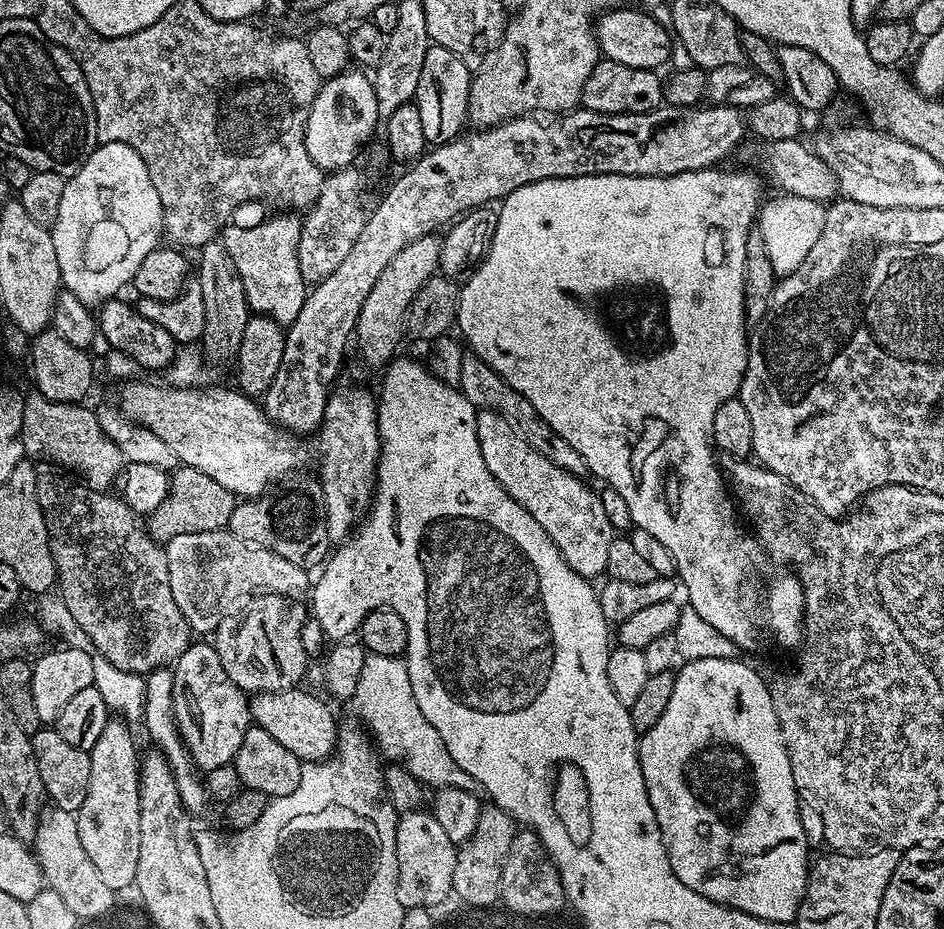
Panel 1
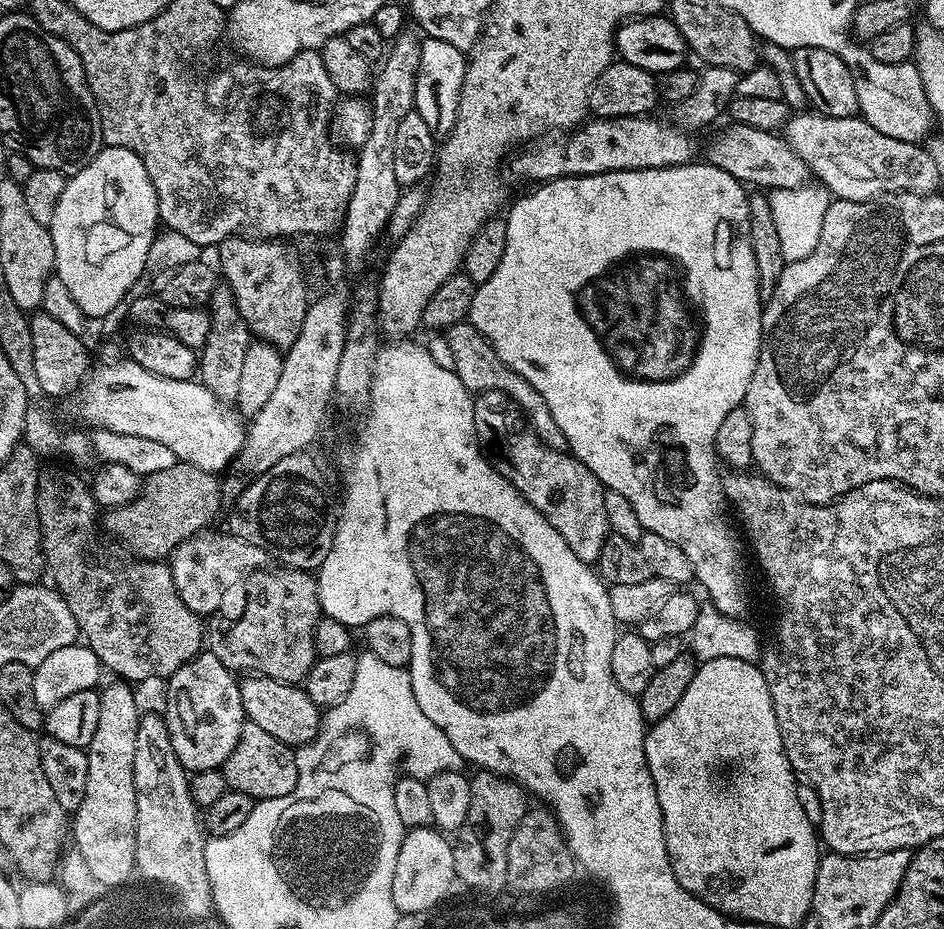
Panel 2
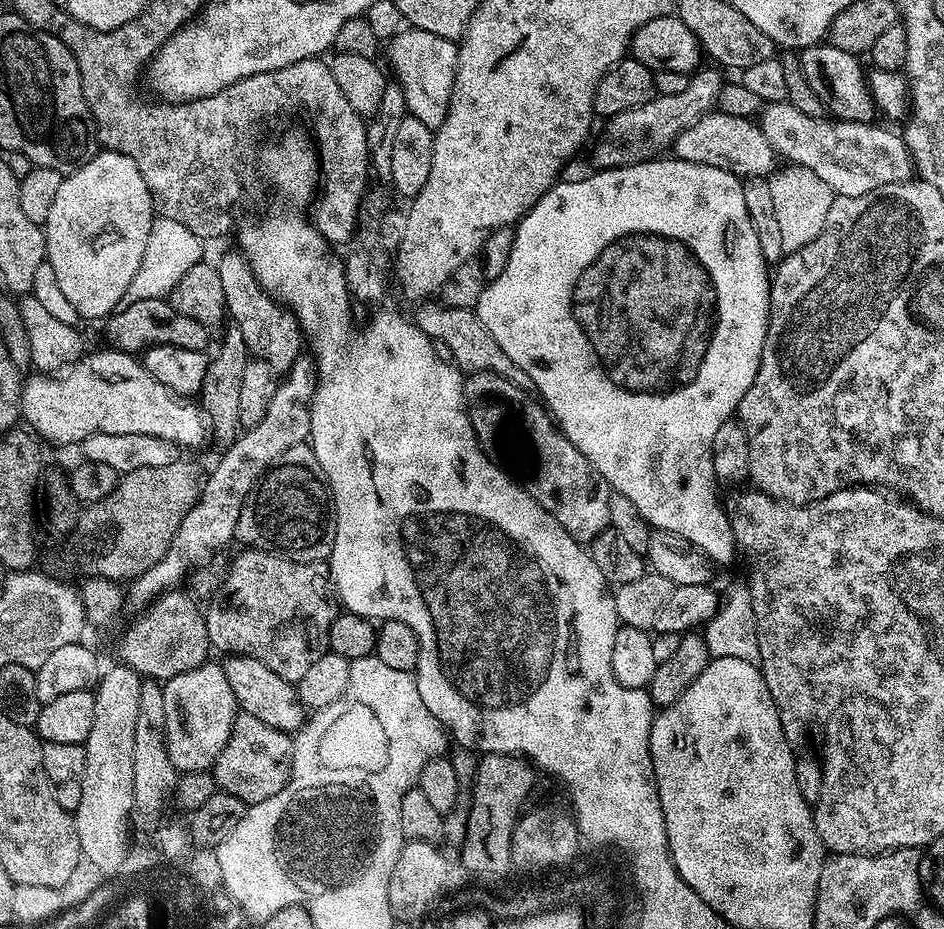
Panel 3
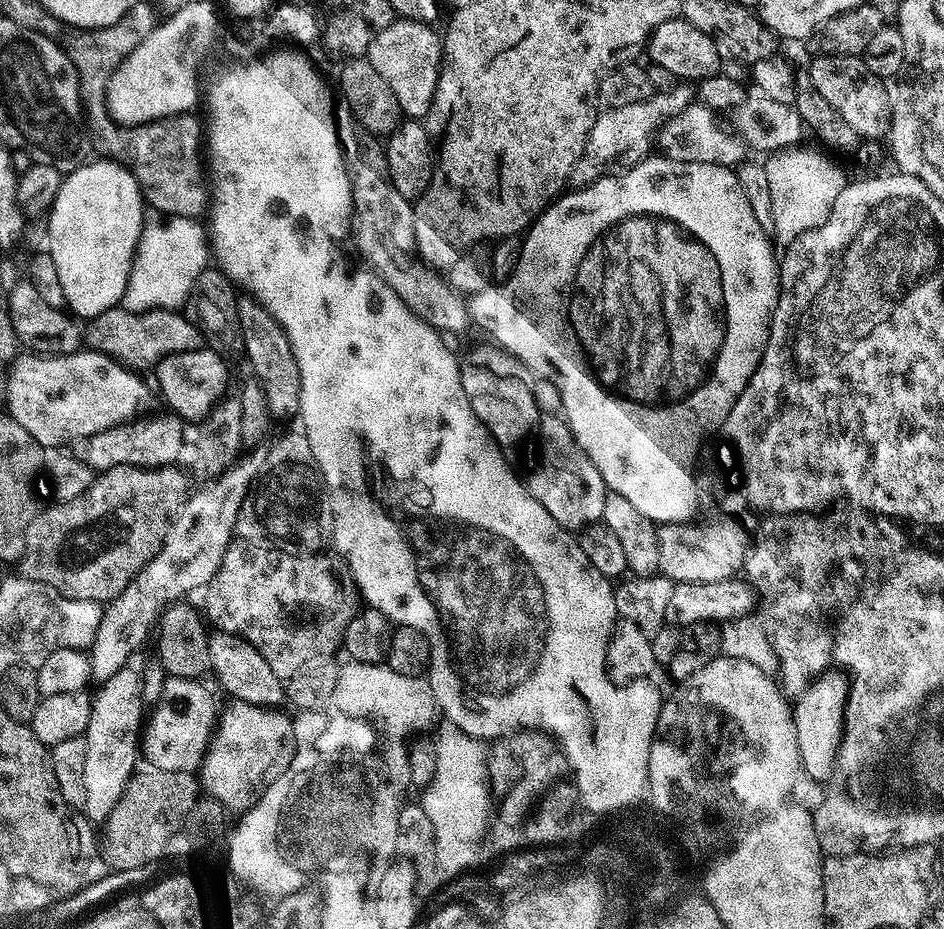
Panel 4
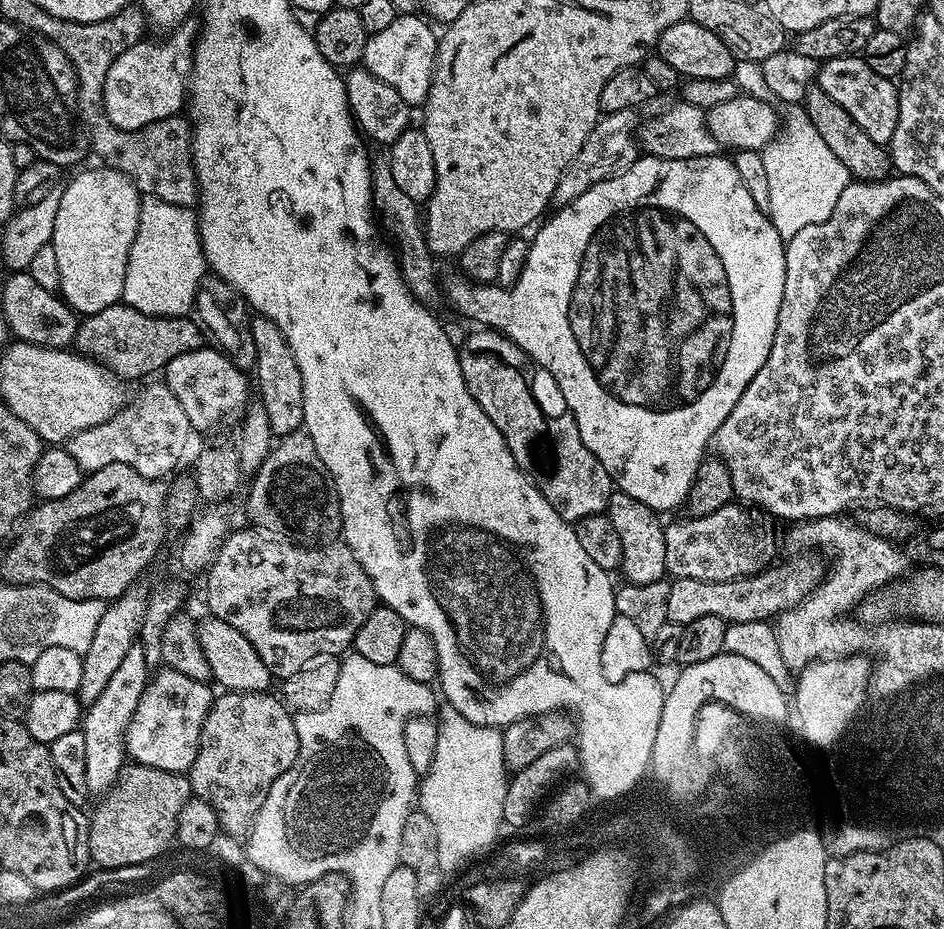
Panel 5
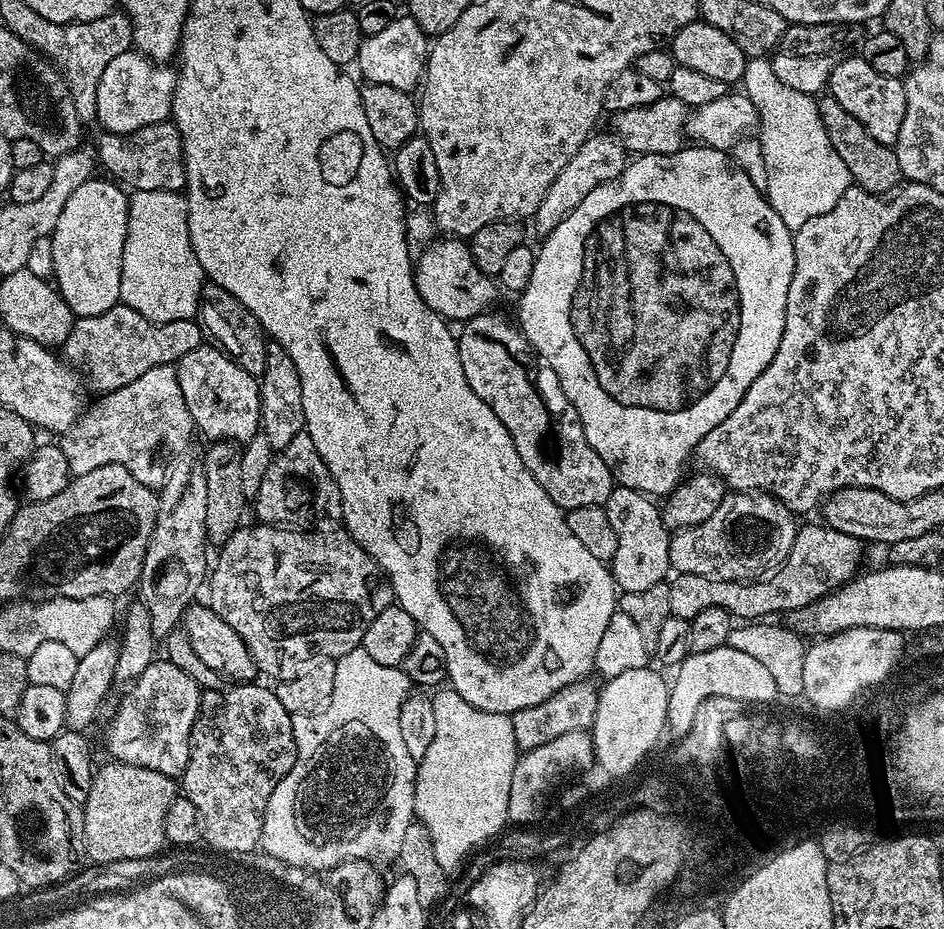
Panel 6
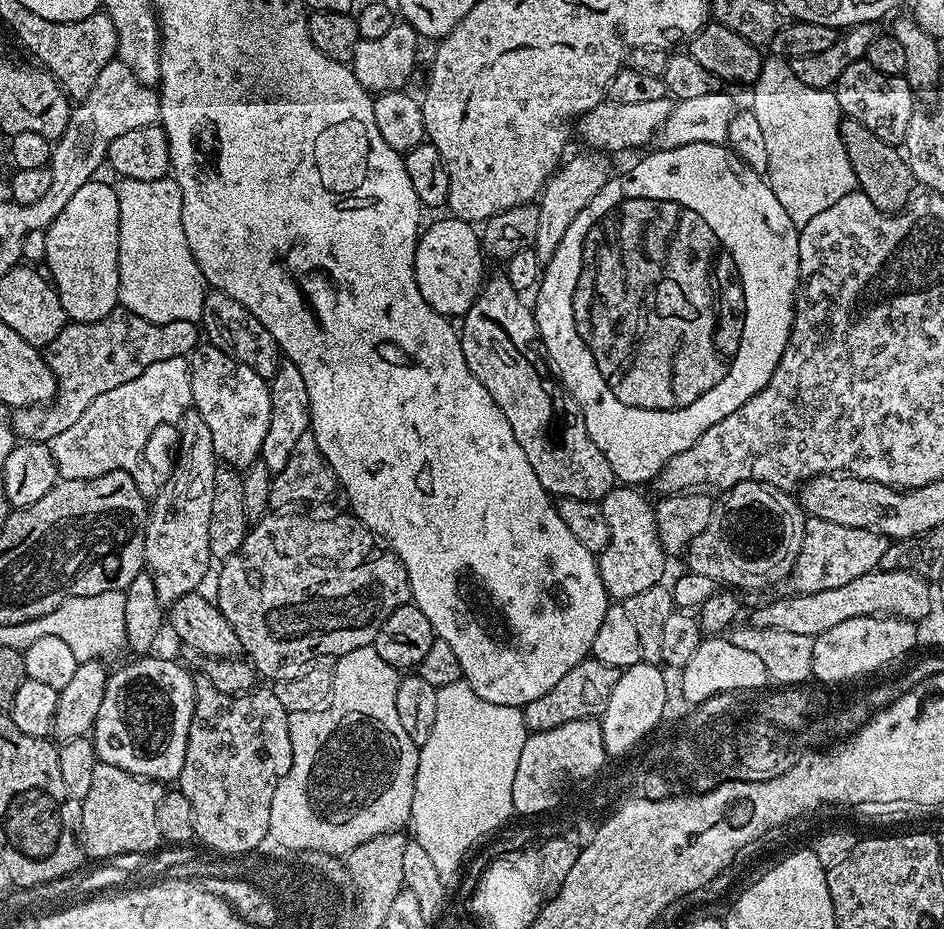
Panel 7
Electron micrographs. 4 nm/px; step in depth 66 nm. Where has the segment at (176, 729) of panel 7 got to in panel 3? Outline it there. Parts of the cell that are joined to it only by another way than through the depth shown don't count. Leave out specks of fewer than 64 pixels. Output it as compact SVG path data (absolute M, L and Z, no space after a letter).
M207 662L194 670L187 670L176 677L171 677L163 685L164 701L166 702L166 726L164 741L170 754L170 762L174 762L177 773L207 772L215 764L218 754L226 746L232 733L232 727L238 715L238 705L234 698L234 690L230 690L230 682L226 682L223 663Z

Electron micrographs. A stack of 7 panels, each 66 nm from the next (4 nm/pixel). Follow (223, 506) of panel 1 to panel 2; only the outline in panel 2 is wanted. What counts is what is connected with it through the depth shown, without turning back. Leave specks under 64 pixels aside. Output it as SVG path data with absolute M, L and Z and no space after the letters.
M178 462L176 463L170 470L158 470L158 474L154 474L153 476L147 477L143 481L140 495L135 496L129 504L122 504L117 508L109 508L107 511L103 513L102 516L102 528L105 533L113 532L115 539L119 541L120 544L124 546L125 549L133 557L139 558L141 560L157 560L163 561L165 558L171 557L173 550L178 547L182 543L183 540L189 540L191 536L203 533L205 529L209 527L208 524L212 519L215 518L216 515L220 512L220 484L215 475L213 473L207 472L206 470L198 470L198 466L190 466L189 464Z

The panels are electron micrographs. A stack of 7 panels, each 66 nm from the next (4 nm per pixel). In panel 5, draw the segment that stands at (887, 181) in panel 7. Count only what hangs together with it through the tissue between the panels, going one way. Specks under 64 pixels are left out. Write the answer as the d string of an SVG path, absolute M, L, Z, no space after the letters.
M813 86L804 95L802 107L806 110L810 122L814 122L818 134L822 134L822 142L826 142L826 146L834 150L834 158L838 158L838 162L846 166L853 181L875 182L888 179L893 171L889 149L874 142L874 138L870 138L870 134L866 134L866 130L862 130L862 126L858 126L858 122L854 122L854 118L850 118L850 114L846 114L846 110L842 110L842 106L834 102L834 98L830 98L830 94L826 94L818 86Z

